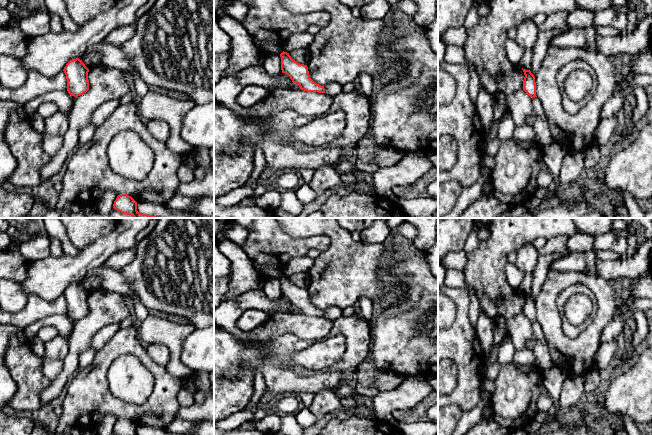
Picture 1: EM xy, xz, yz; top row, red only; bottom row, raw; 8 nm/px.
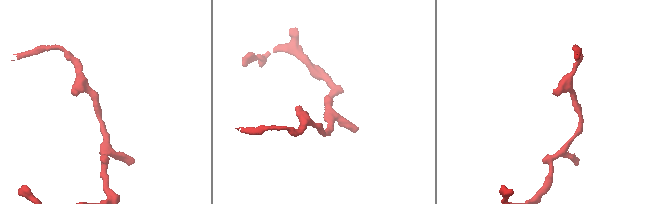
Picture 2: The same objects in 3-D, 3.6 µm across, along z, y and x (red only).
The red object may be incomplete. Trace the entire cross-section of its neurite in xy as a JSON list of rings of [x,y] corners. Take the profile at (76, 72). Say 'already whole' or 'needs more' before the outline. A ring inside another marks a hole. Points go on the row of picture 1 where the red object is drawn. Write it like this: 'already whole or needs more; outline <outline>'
already whole; outline [[[79,58],[70,60],[63,69],[67,79],[67,91],[78,97],[89,90],[89,69]]]

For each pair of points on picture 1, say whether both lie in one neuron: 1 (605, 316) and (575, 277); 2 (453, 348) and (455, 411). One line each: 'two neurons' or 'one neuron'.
1: one neuron
2: two neurons

